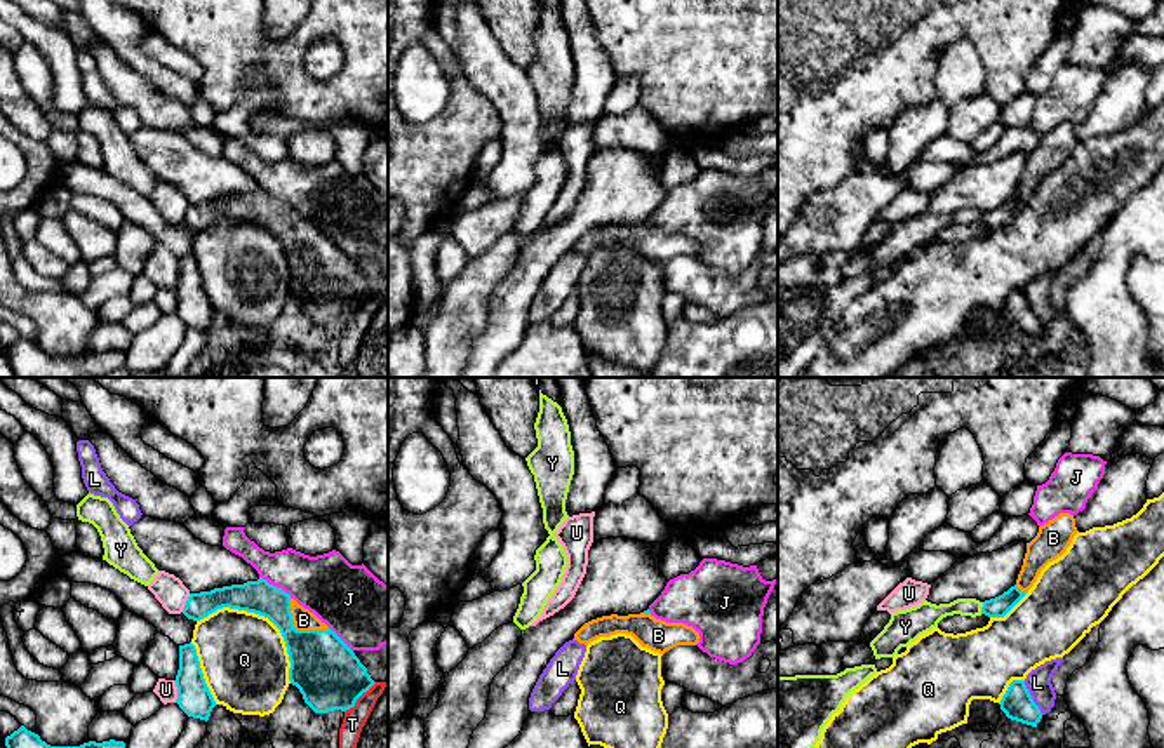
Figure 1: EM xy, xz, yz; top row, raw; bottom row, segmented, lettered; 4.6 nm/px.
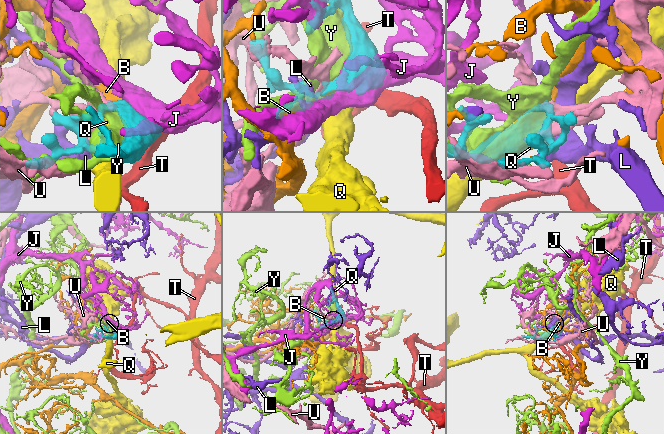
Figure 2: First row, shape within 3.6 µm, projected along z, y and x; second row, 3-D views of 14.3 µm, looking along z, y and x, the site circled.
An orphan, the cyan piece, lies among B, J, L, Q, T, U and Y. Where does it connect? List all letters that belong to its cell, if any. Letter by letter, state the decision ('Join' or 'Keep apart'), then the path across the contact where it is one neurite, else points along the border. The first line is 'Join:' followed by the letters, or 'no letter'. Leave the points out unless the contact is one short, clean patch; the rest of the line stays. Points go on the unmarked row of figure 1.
Join: B
B: Join
J: Keep apart
L: Keep apart
Q: Keep apart
T: Keep apart. Boundary: xy (376, 293), (345, 322)
U: Keep apart
Y: Keep apart

